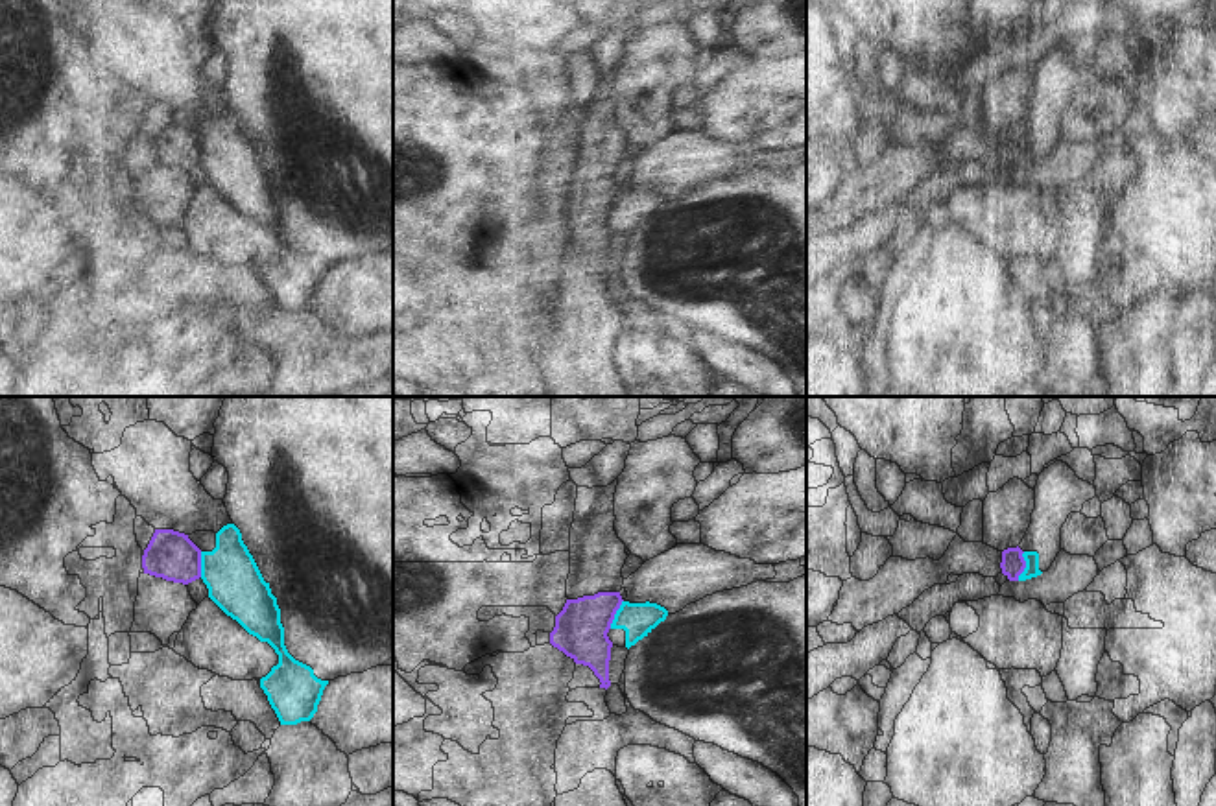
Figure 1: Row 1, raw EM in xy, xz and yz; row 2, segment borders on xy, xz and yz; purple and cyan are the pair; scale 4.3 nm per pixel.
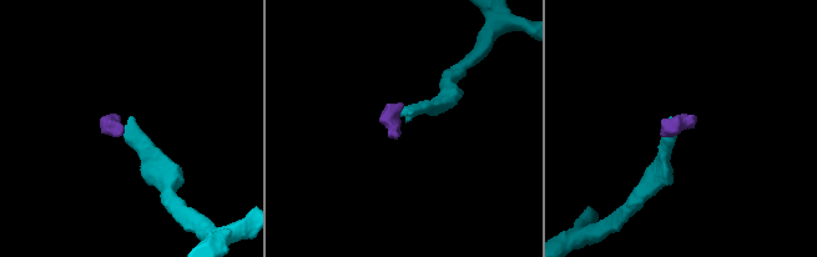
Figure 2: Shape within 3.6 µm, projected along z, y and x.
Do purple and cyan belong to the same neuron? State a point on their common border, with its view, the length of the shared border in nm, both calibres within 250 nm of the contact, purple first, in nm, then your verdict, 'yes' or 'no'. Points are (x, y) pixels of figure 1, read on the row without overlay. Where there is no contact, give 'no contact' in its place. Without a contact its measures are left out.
meets purple in yz at (1025, 154); contact 130 nm long; 100 nm thick on the purple side, 60 nm on the other; no

